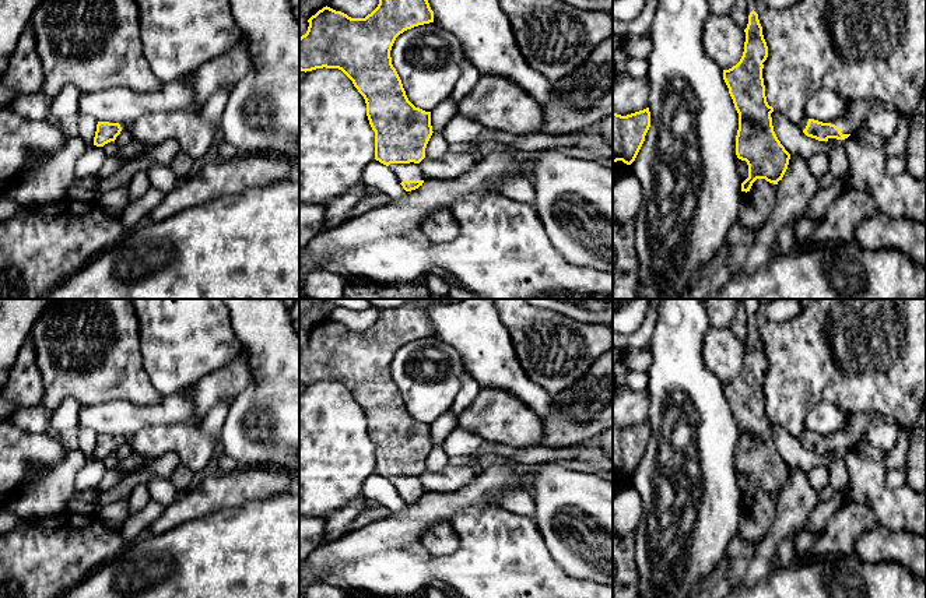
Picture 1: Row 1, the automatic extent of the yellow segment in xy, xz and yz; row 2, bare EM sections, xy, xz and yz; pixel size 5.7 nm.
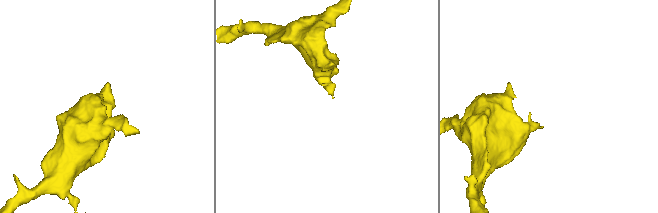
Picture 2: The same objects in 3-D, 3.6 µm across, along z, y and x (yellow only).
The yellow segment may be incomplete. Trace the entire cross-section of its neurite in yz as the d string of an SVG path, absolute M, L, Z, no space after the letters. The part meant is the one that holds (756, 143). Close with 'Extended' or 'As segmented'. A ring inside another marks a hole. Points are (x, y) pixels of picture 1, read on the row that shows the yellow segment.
M754 10L744 32L743 56L736 66L723 70L723 80L739 113L736 155L748 165L748 177L741 183L741 191L747 193L757 179L778 184L788 169L790 154L774 131L774 108L767 102L762 78L768 46Z. As segmented

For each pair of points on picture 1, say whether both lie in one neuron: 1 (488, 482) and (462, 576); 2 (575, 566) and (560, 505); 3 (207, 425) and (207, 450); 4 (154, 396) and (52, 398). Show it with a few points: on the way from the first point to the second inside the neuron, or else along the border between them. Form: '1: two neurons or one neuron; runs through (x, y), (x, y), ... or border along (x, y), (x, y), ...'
1: two neurons; border along (498, 506), (487, 509), (465, 507), (449, 521)
2: one neuron; runs through (583, 551), (586, 548), (586, 535), (571, 520)
3: two neurons; border along (200, 419), (200, 429), (217, 438)
4: one neuron; runs through (129, 386), (77, 386)

